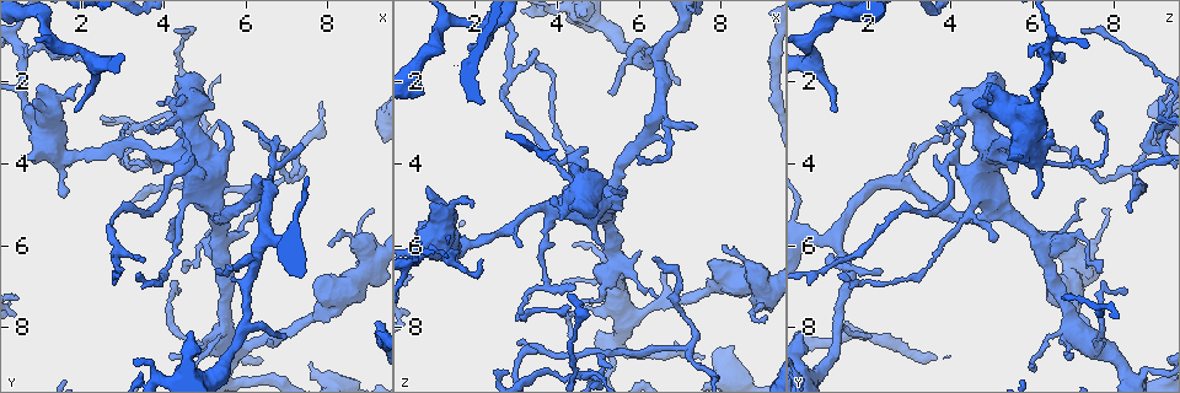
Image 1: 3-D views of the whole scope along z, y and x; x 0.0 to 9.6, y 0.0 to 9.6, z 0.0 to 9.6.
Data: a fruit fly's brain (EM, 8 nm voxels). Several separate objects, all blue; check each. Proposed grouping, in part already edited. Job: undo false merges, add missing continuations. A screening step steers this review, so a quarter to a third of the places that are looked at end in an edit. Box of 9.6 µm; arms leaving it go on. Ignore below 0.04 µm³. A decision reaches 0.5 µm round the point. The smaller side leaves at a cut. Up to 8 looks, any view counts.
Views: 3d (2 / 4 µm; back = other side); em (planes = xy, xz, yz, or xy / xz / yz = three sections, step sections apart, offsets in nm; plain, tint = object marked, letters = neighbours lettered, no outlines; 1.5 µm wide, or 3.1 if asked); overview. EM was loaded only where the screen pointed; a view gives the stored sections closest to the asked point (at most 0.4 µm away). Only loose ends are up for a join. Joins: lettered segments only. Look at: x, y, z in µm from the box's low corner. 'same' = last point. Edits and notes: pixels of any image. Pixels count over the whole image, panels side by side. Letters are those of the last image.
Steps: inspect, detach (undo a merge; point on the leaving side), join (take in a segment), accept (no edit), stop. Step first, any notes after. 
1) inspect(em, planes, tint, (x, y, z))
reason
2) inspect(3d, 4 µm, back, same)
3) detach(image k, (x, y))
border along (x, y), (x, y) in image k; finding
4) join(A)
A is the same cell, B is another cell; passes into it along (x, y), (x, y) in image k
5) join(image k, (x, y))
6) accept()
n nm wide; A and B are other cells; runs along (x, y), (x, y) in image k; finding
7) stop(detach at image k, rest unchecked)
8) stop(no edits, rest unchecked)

inspect(em, planes, letters, (4.40, 5.10, 4.55))
sudden change in width

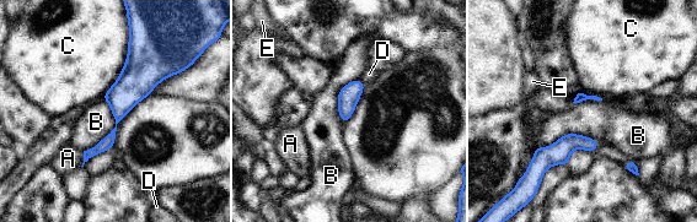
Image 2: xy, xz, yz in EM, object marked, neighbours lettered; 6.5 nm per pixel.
accept()
60 nm wide; A, B, C, D and E are other cells; runs along (132, 43), (134, 84), (112, 135), (86, 156) in image 2; all the same neuron

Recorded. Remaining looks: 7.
inspect(em, planes, tint, (6.35, 3.35, 6.35))
thin end

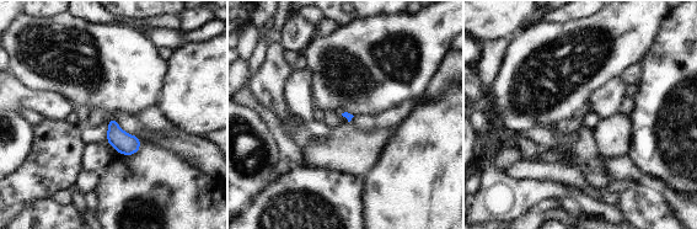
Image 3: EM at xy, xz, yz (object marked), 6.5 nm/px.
inspect(em, planes, letters, same)
see the neighbours

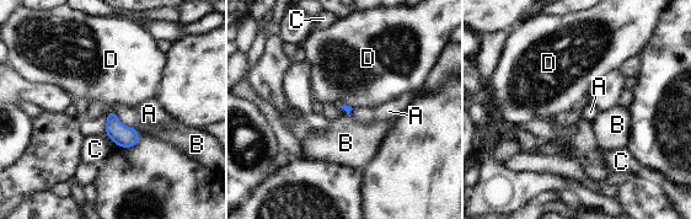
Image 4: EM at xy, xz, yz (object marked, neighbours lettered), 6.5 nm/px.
accept()
A, B, C and D are other cells; border along (134, 128), (139, 133) in image 4; none of them fits

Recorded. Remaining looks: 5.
inspect(em, planes, plain, (4.40, 7.20, 8.30))
thin end

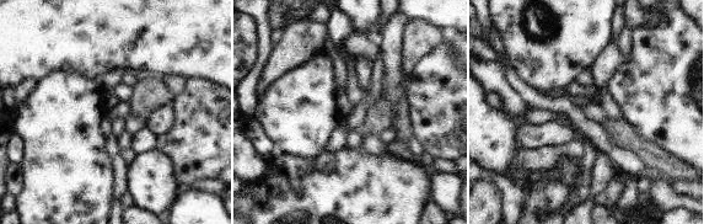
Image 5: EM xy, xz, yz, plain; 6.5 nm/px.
inspect(em, planes, letters, same)
what lies round it

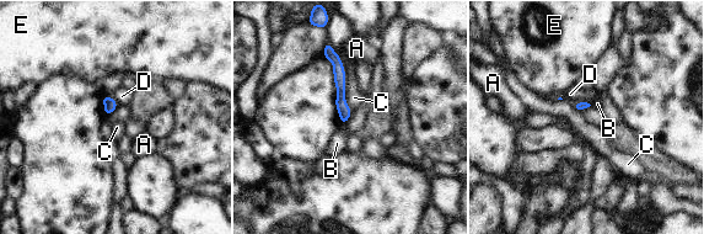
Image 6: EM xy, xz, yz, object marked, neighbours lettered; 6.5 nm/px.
accept()
A, B, C, D and E are other cells; runs along (327, 49), (338, 65), (343, 120) in image 6; no lettered segment goes on from it

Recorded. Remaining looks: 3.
stop(no edits, rest unchecked)

